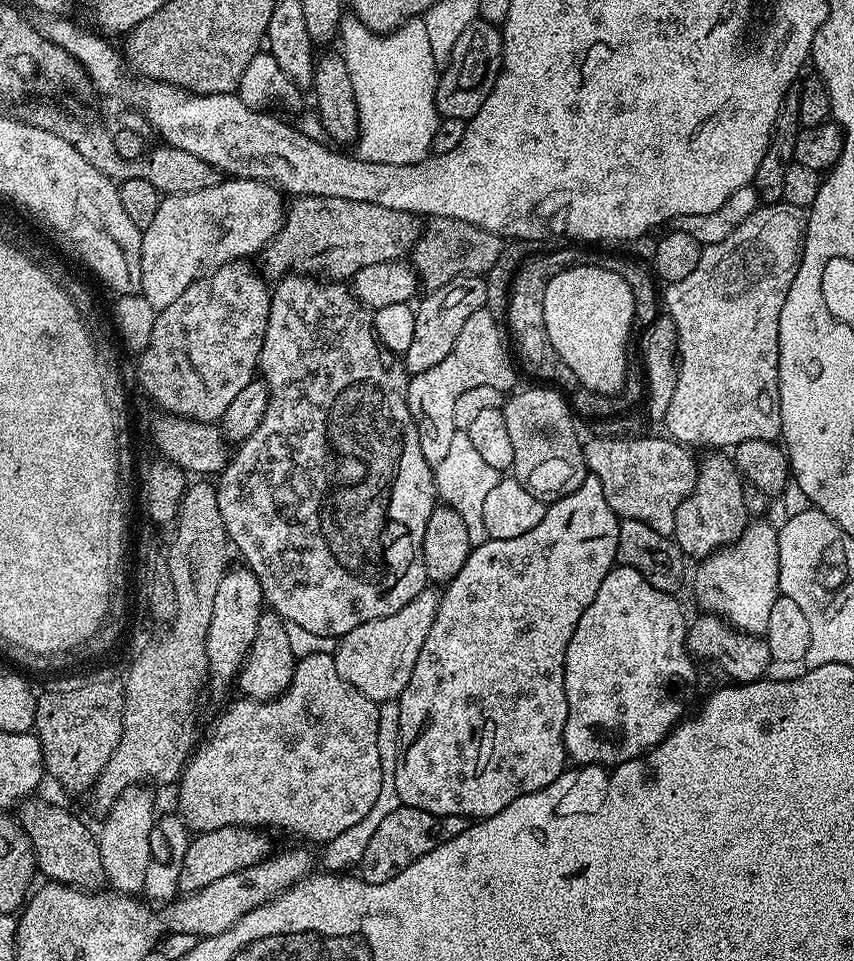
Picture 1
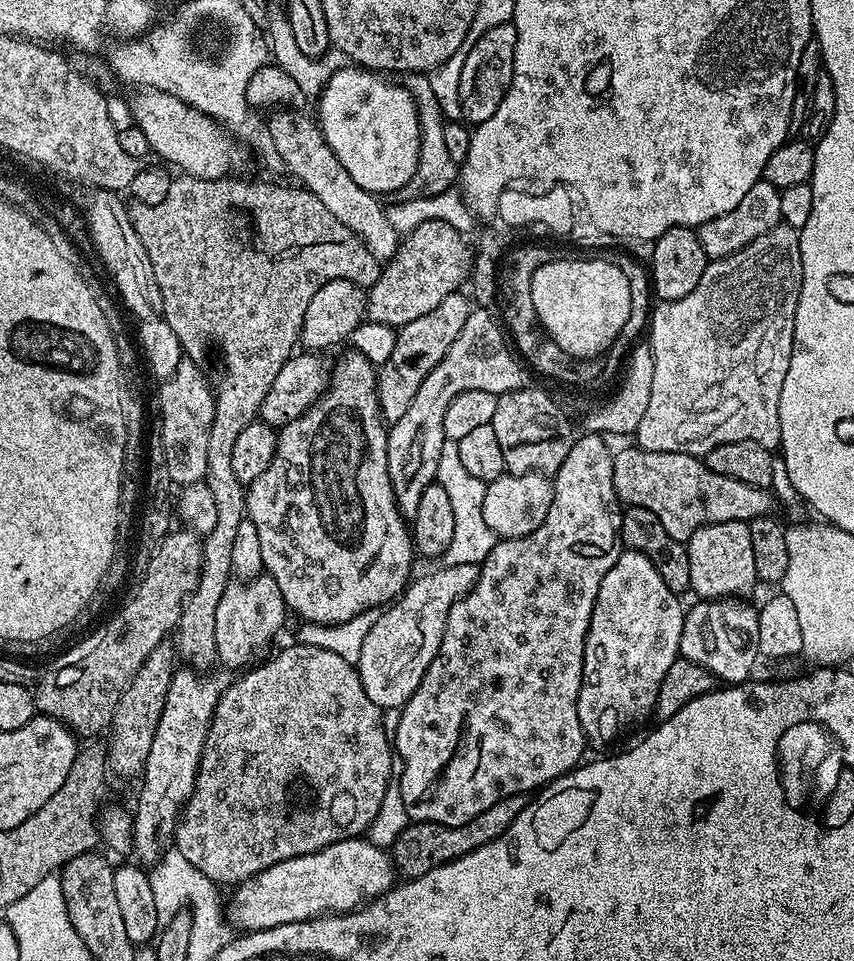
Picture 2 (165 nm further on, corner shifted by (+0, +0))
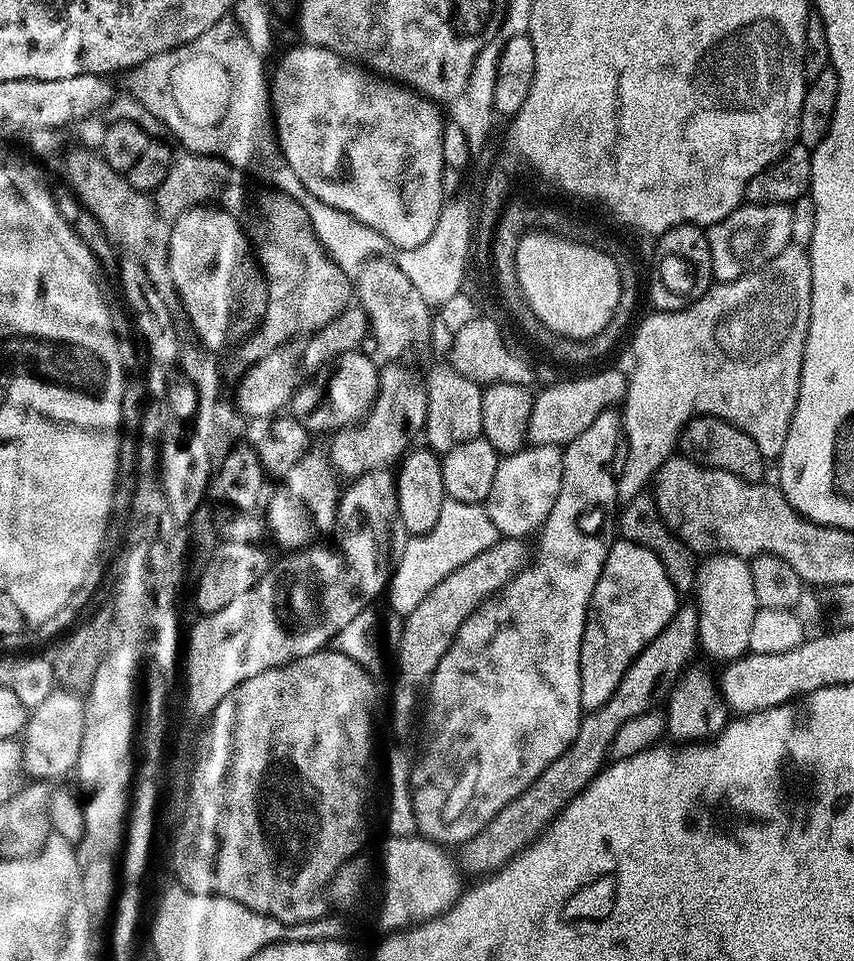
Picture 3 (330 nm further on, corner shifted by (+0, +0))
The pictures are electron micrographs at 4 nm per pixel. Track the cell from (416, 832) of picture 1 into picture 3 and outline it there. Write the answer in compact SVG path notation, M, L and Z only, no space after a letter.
M681 603L666 627L636 655L634 662L626 670L626 674L622 674L622 682L618 682L614 694L610 694L606 703L601 708L595 708L593 712L583 713L578 726L578 738L574 738L574 742L570 742L568 749L558 758L554 758L554 762L550 762L550 766L546 766L546 770L542 770L542 774L538 774L535 782L526 786L526 790L522 790L522 794L518 794L518 798L514 798L514 802L506 802L506 806L502 806L502 810L498 810L494 819L486 826L482 826L478 830L478 834L474 834L474 838L459 845L458 863L461 869L467 875L469 872L470 875L476 876L472 878L484 878L498 869L506 867L523 848L530 847L552 825L554 818L558 818L561 810L600 773L601 768L605 767L606 761L609 759L608 751L614 742L614 734L618 734L618 730L622 730L622 725L625 722L630 722L630 718L653 711L657 706L663 705L667 701L676 683L680 681L680 677L689 667L690 661L688 659L694 654L697 655L699 642L698 610L695 603Z

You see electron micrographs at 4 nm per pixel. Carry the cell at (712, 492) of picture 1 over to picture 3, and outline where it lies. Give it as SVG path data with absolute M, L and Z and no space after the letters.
M728 552L712 554L699 565L694 589L694 603L698 610L698 648L712 660L731 662L739 656L746 656L750 646L750 626L754 623L754 614L758 607L754 598L754 578L750 578L751 563L745 557L731 556Z

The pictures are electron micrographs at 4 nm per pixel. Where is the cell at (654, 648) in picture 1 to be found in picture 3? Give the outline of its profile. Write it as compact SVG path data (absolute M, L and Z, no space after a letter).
M623 538L617 541L609 547L598 586L594 586L582 634L580 706L584 712L606 703L636 655L666 627L678 607L676 587L666 578L666 570L654 553Z

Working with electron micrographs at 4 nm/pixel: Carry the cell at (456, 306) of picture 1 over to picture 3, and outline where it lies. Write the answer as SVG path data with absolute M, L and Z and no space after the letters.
M403 363L385 364L388 365L380 368L376 401L366 419L353 424L351 428L341 428L331 437L330 459L332 467L341 477L357 478L367 472L391 469L413 447L412 439L419 437L424 431L428 391L424 389L421 377L416 377L410 369L403 368L400 365Z

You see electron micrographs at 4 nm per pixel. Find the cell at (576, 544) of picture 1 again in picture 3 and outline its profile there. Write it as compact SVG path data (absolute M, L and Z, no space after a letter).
M615 407L606 409L598 414L598 418L578 438L574 438L570 443L563 445L564 453L564 473L562 474L562 490L558 490L558 502L554 502L554 510L546 518L544 525L540 527L536 548L534 544L534 555L531 557L527 568L516 575L501 592L484 601L480 607L466 618L462 624L450 650L442 654L442 662L432 671L430 679L427 681L428 687L428 709L424 712L424 720L428 723L428 741L424 744L424 753L420 760L415 761L412 769L412 801L414 802L416 814L416 827L419 835L427 836L430 840L445 846L459 846L465 844L482 826L486 826L506 806L506 802L514 802L526 786L530 786L578 738L578 726L582 719L582 709L580 699L582 698L582 678L580 677L580 655L582 654L582 634L586 626L588 617L588 607L590 598L594 594L594 586L598 586L598 578L602 574L602 566L608 557L610 547L609 541L604 541L600 536L591 536L584 532L580 525L580 519L587 514L591 508L608 508L618 500L618 476L614 471L614 465L618 460L618 453L622 448L622 416Z

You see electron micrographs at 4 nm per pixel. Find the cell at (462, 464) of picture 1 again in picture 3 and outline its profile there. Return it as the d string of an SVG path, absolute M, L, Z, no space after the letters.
M445 498L442 502L442 514L438 514L434 530L422 537L409 536L402 550L402 558L398 558L386 589L387 607L400 613L401 617L408 617L414 610L418 610L418 602L428 597L434 586L454 574L458 566L466 566L470 558L478 558L482 550L490 550L490 546L494 546L498 539L501 539L500 531L494 526L494 522L490 522L490 514L484 504Z

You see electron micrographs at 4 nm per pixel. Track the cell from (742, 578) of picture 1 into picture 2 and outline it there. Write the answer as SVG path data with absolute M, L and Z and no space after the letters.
M744 598L718 601L700 600L684 613L680 656L706 669L725 685L743 684L753 675L752 667L761 659L758 650L758 611Z

